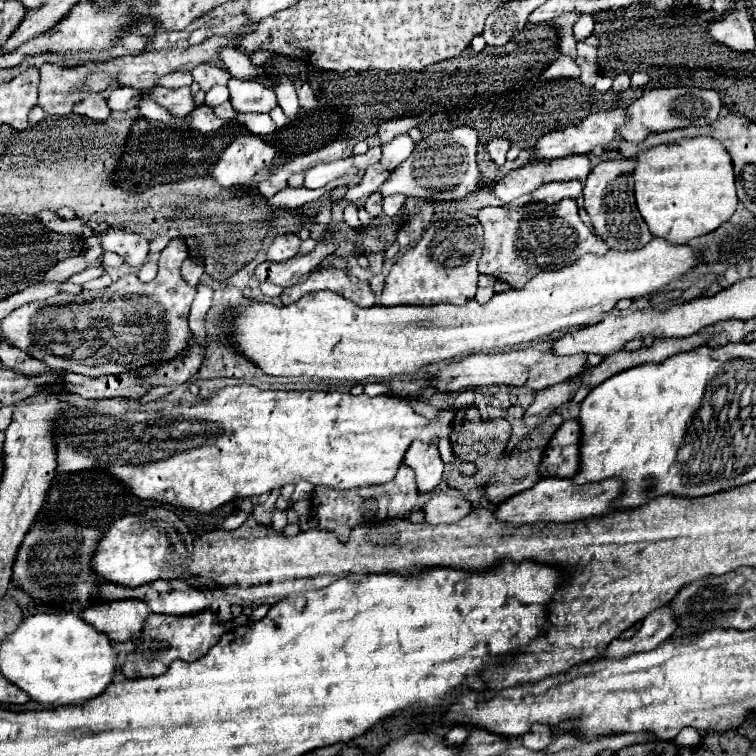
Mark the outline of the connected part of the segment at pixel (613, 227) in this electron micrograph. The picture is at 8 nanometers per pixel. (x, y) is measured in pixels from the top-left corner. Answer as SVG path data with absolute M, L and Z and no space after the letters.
M634 158L630 160L606 160L600 162L588 176L584 184L584 210L588 212L594 230L612 250L638 250L644 248L652 234L640 216L634 202Z

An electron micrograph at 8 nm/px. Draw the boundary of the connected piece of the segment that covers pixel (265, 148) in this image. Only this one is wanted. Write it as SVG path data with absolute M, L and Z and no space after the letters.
M246 134L238 136L220 156L212 178L224 186L230 188L240 182L248 182L260 168L268 166L272 158L276 156L276 148L262 140L260 136Z

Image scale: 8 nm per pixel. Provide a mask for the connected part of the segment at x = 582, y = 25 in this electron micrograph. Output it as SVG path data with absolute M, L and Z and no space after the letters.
M582 14L573 26L573 35L577 41L584 41L593 34L594 17L591 14Z

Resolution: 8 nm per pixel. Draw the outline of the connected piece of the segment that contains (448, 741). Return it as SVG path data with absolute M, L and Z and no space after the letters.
M452 726L450 732L444 736L444 744L446 746L460 746L470 734L468 726Z

